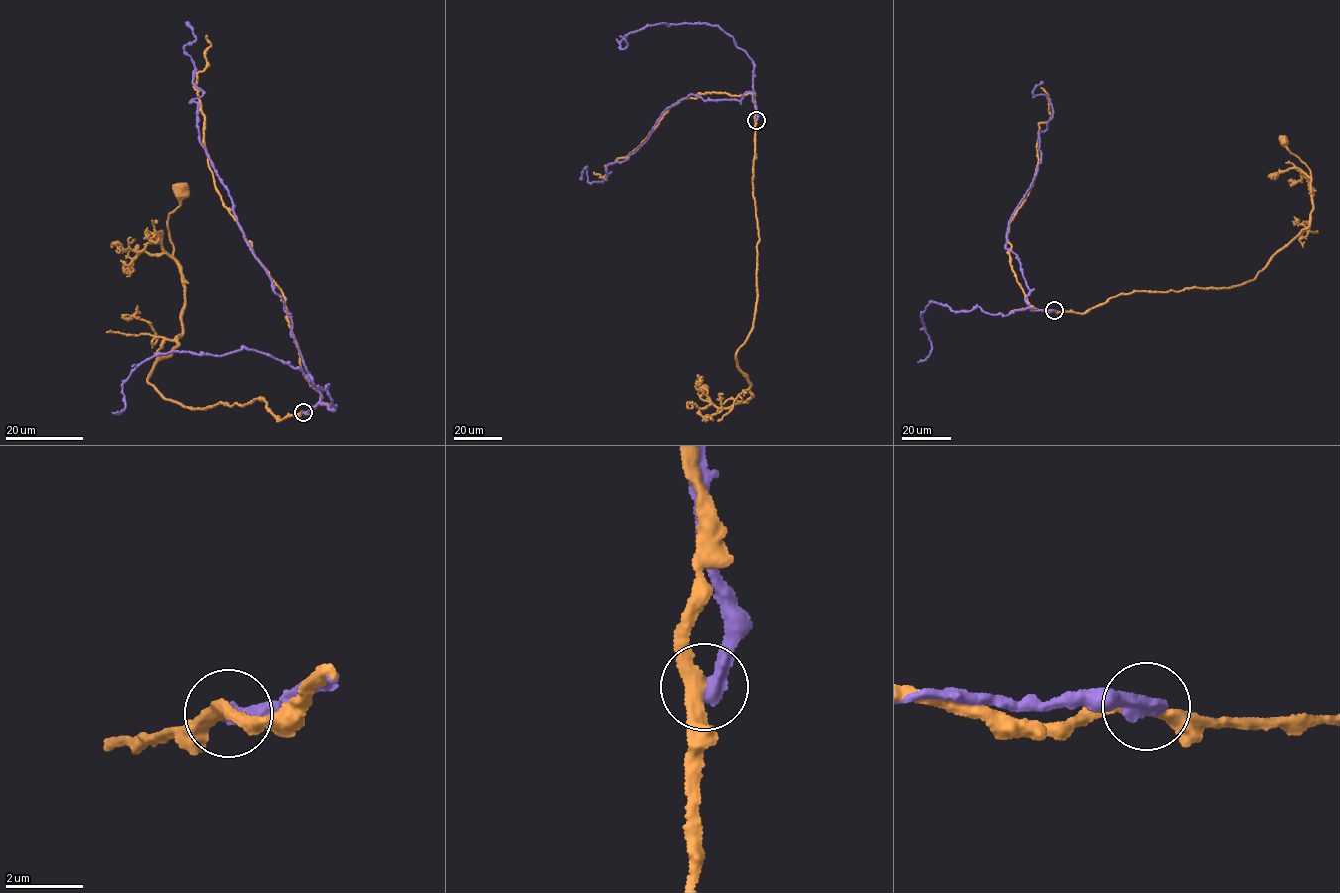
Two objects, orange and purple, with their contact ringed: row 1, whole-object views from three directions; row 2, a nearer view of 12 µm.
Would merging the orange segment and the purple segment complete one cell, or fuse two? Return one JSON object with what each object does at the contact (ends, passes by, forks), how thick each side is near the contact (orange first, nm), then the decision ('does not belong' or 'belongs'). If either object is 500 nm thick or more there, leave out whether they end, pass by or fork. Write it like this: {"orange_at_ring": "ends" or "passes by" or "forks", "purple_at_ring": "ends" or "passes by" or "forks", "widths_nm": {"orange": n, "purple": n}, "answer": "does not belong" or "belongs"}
{"orange_at_ring": "passes by", "purple_at_ring": "ends", "widths_nm": {"orange": 300, "purple": 480}, "answer": "does not belong"}

